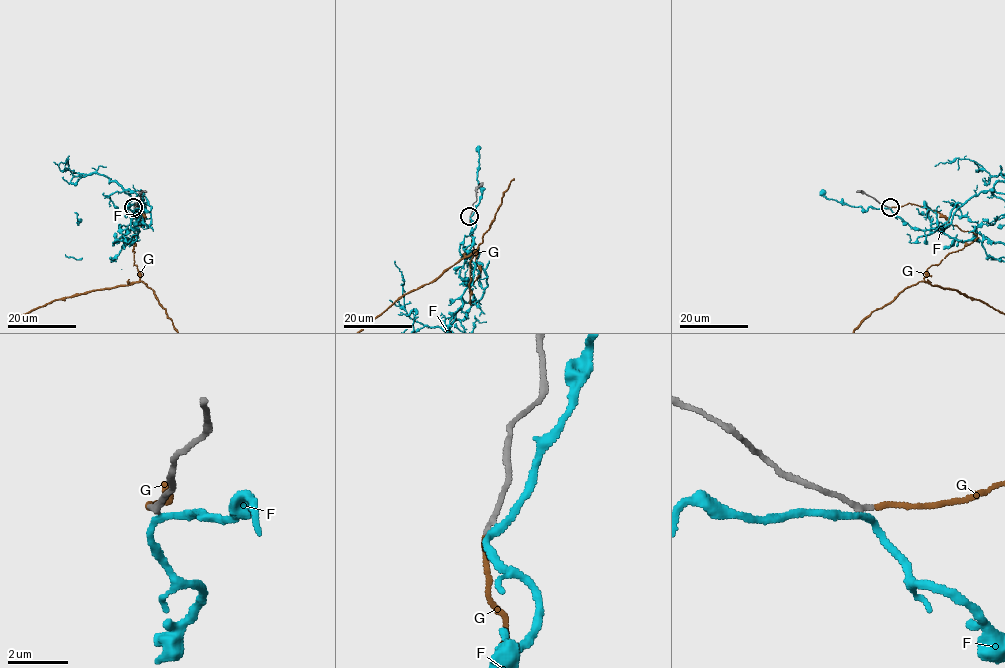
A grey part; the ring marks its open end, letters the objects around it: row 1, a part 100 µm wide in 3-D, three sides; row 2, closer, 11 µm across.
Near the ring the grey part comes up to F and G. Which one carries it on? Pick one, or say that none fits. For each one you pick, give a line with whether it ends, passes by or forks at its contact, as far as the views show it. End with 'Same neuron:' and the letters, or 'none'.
G: it ends
Same neuron: G

